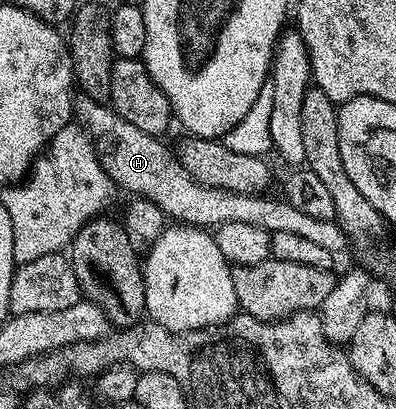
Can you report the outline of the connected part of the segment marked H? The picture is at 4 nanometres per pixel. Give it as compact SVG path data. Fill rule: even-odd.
M84 94L74 95L73 120L92 142L101 159L102 170L113 180L118 189L133 192L134 197L155 202L165 211L166 217L175 219L185 226L216 226L227 222L247 222L267 230L270 234L296 234L307 238L318 246L323 246L334 261L341 262L345 251L351 247L349 235L341 229L336 220L319 222L319 218L310 218L295 210L283 198L272 200L269 194L250 194L247 192L224 192L221 188L209 188L200 184L191 174L183 170L178 161L161 145L162 141L151 134L143 134L136 126L131 126L119 113L110 111L105 116L106 105L100 100L92 100Z

